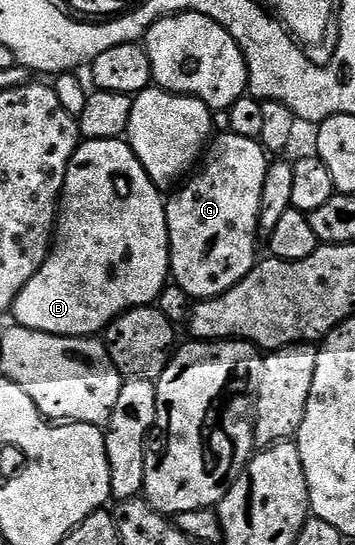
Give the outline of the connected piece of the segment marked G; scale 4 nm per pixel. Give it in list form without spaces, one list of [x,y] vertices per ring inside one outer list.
[[[221,133],[217,142],[207,147],[202,158],[204,167],[197,178],[189,177],[184,187],[173,198],[167,199],[168,247],[172,253],[171,277],[192,300],[207,300],[222,296],[234,284],[243,280],[256,267],[256,238],[260,229],[262,184],[266,184],[269,155],[255,138]]]

